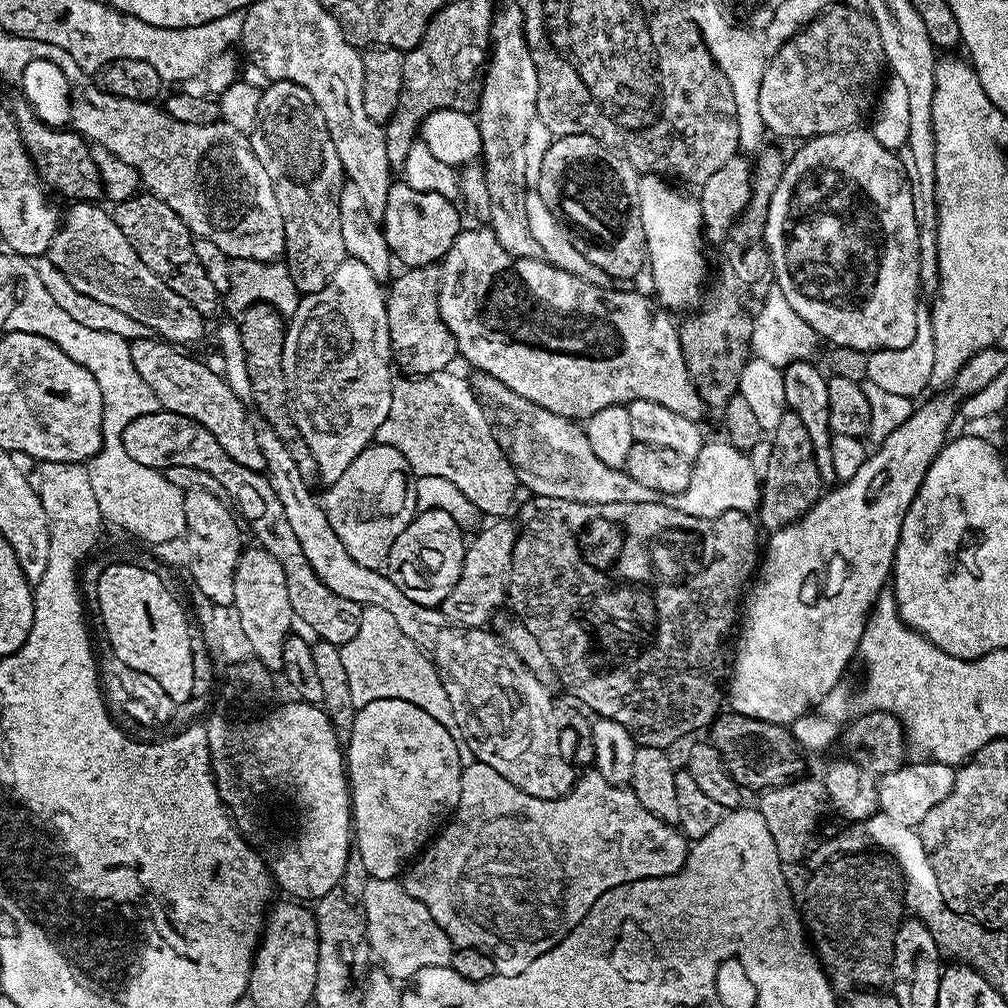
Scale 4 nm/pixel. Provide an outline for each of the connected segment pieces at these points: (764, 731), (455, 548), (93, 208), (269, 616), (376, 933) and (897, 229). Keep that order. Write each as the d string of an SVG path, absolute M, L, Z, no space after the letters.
M721 714L710 725L710 743L724 759L724 765L732 773L734 782L741 789L780 788L783 784L791 784L801 775L804 764L800 761L801 749L793 739L791 731L783 724L762 722L749 716Z
M428 508L417 511L415 518L398 534L394 546L390 550L386 561L386 575L392 579L394 586L406 594L414 602L431 608L443 605L446 594L454 590L454 582L458 582L458 574L462 574L462 562L464 561L464 550L466 547L466 536L460 533L460 524L444 508Z
M76 202L73 205L65 216L63 213L46 253L48 260L54 262L54 266L58 266L62 274L66 274L66 282L70 282L74 290L94 298L94 302L103 302L105 306L114 306L114 310L122 310L122 314L130 314L130 318L142 322L169 344L188 346L184 344L194 343L204 332L205 317L200 316L198 310L194 310L194 306L186 302L186 298L178 298L178 294L174 294L174 290L170 290L166 282L159 280L148 269L146 262L138 258L138 254L134 254L134 246L126 242L126 234L122 234L122 230L107 211L103 212L96 202Z
M259 546L245 547L240 553L240 561L234 574L234 598L232 604L236 606L238 615L242 620L243 633L252 647L251 655L264 663L269 673L276 674L282 669L282 650L286 638L293 631L294 617L290 606L288 593L288 579L279 562L264 548Z
M373 880L366 882L364 895L366 906L366 930L368 946L385 972L397 982L411 981L412 977L427 968L447 968L452 963L454 945L451 938L430 918L430 910L406 894L403 883L395 880Z
M867 127L852 129L849 132L835 132L825 136L813 136L803 141L793 156L784 165L782 182L778 182L778 190L774 190L774 198L770 198L770 210L766 218L764 242L768 245L768 257L772 259L772 274L775 287L786 294L786 302L813 328L821 341L829 340L829 345L841 348L850 346L854 350L874 353L880 348L898 350L910 346L914 342L916 329L916 310L921 299L920 290L920 226L918 217L918 196L904 174L904 168L893 149L882 146Z

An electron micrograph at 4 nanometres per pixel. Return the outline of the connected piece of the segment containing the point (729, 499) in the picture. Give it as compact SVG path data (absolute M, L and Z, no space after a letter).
M723 439L705 442L692 460L690 486L671 497L672 507L694 518L714 518L727 512L755 513L760 507L761 477L756 476L749 457Z

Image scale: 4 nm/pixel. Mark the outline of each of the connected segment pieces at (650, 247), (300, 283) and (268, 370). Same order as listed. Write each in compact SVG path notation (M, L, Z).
M647 174L638 182L638 206L642 214L642 230L646 245L646 268L652 271L655 299L665 309L688 308L701 303L710 276L710 260L704 257L704 219L695 199L683 196L667 179Z
M273 80L263 89L258 102L256 126L250 133L252 149L266 170L266 178L274 186L278 198L278 210L282 210L284 223L284 255L288 273L297 292L307 294L322 290L326 282L342 266L346 258L342 242L342 226L338 226L338 196L345 183L344 167L338 158L338 150L328 133L326 122L316 105L308 101L308 92L289 80Z
M251 304L243 309L239 317L240 333L242 334L242 350L246 350L246 370L250 370L250 404L261 416L263 423L278 438L282 438L282 446L290 450L294 463L298 465L298 474L309 482L317 479L314 454L310 454L310 446L302 438L295 418L292 417L292 406L288 402L288 383L284 377L282 366L282 350L284 349L285 319L275 312L269 304Z

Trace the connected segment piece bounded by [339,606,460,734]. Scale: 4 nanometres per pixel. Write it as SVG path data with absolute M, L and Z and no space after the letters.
M378 606L365 607L360 613L358 634L354 634L350 642L339 645L339 649L346 668L350 697L357 709L382 698L398 698L426 710L426 714L430 714L430 718L438 718L446 730L459 733L460 727L454 718L450 698L446 698L446 690L436 673L436 667L417 644L402 634L402 626L398 626L398 622L394 622L393 616L386 610Z

